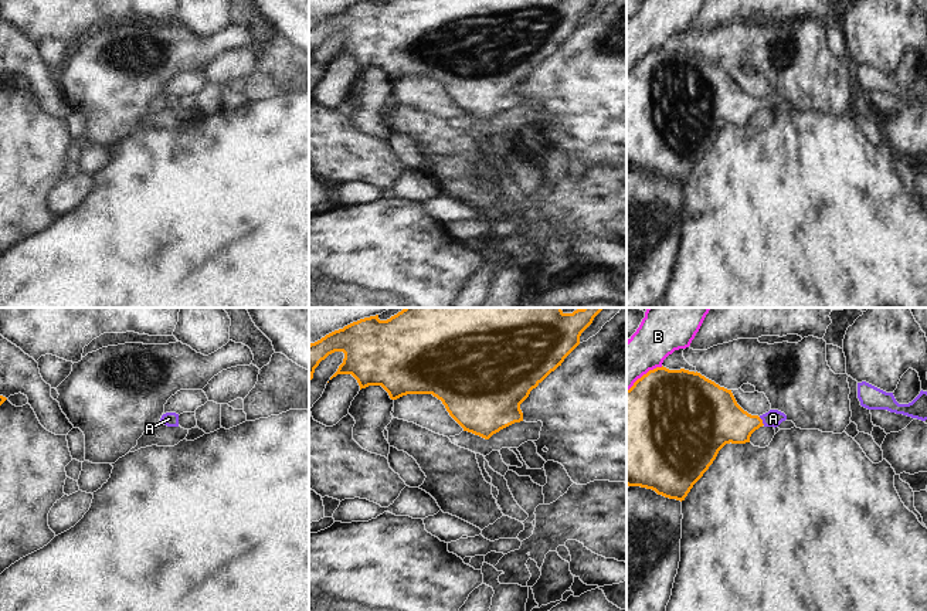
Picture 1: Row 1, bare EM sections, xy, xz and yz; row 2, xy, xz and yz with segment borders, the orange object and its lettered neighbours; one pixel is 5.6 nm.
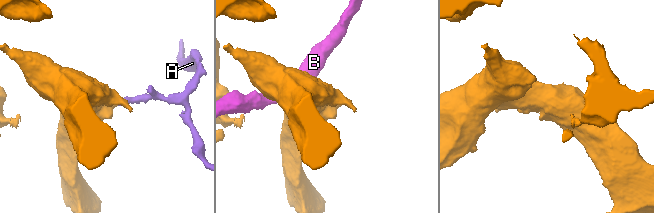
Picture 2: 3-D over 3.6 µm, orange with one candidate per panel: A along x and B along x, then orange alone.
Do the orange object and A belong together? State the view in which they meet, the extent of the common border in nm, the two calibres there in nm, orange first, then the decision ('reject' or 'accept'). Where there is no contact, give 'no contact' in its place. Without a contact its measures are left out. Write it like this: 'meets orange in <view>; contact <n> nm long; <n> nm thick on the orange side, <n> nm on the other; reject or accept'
meets orange in yz; contact 60 nm long; 280 nm thick on the orange side, 100 nm on the other; accept

